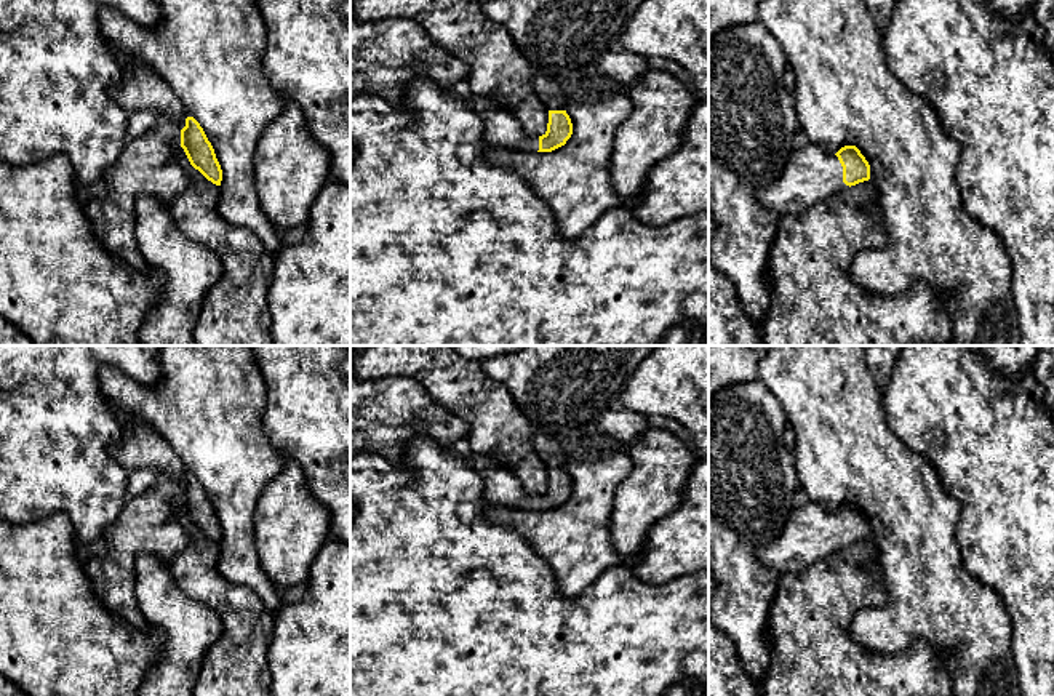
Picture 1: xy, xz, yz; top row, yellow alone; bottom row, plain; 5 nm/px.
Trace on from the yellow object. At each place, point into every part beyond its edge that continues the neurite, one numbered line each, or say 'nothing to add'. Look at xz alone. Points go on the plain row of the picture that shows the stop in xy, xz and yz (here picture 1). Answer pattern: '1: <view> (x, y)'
1: xz (557, 453)
2: xz (499, 487)

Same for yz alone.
1: yz (811, 533)

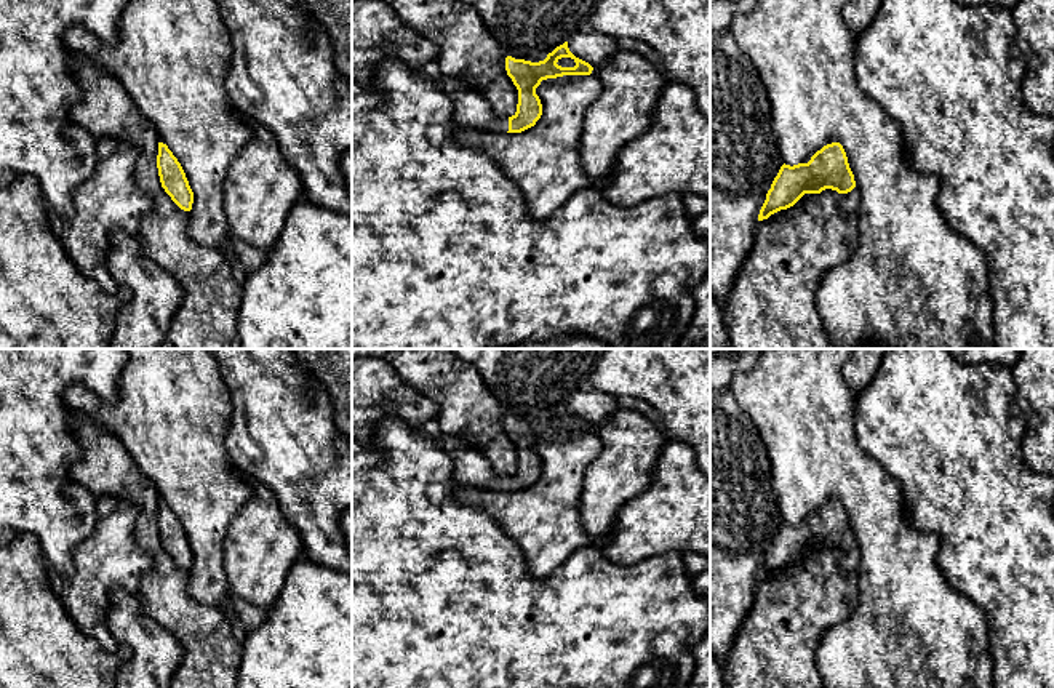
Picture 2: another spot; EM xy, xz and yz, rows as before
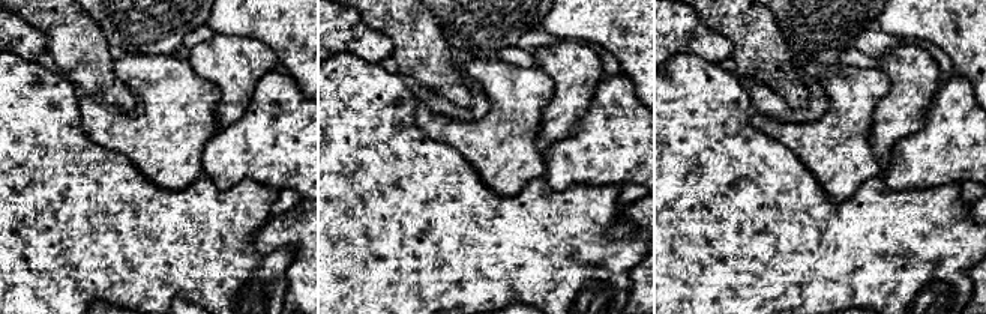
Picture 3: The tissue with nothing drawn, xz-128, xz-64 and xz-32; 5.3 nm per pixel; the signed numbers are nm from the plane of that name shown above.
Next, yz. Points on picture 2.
1: yz (848, 560)

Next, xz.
1: xz (469, 468)

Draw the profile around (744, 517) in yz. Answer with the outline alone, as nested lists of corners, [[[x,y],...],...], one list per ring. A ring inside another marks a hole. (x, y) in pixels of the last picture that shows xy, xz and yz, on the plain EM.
[[[731,390],[710,392],[710,651],[721,667],[782,523],[757,426]]]

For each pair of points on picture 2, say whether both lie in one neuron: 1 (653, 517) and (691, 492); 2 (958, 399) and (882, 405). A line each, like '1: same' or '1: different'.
1: same
2: same

